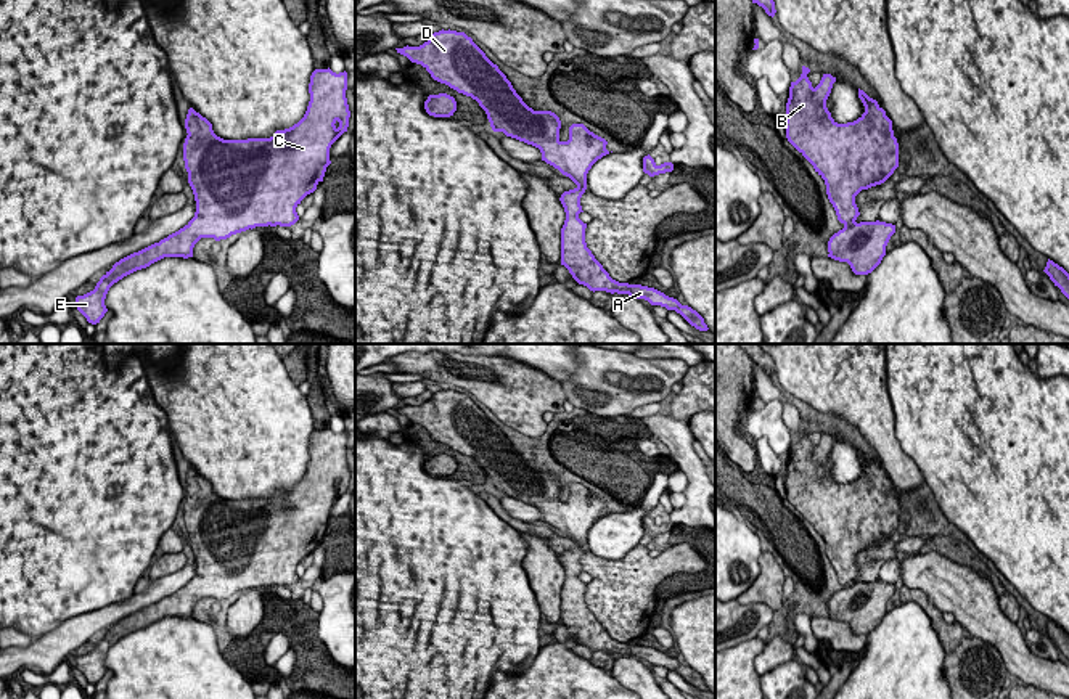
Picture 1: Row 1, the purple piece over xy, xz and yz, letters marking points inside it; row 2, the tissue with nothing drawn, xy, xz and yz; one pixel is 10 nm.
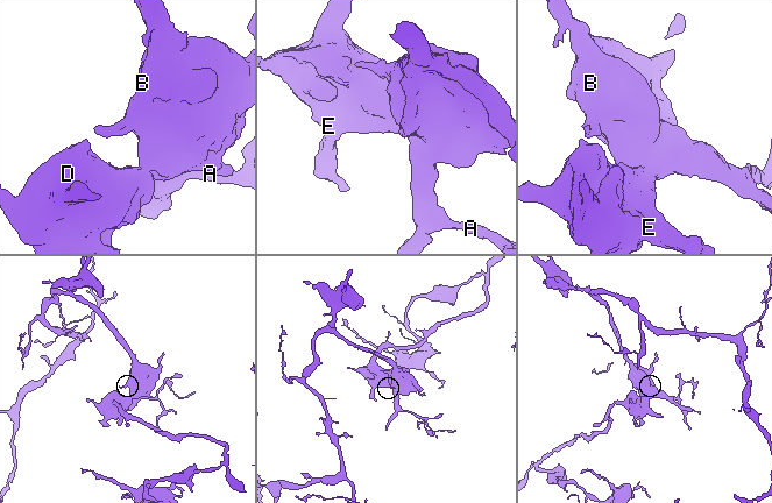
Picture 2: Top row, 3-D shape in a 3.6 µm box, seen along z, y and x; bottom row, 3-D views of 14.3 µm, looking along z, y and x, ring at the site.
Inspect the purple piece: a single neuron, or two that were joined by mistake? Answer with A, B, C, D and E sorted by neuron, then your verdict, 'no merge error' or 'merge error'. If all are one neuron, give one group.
groups A B C D E; no merge error

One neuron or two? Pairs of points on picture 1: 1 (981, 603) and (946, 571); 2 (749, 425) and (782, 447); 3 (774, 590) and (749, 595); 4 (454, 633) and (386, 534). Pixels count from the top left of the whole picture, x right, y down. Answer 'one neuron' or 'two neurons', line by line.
1: one neuron
2: one neuron
3: one neuron
4: one neuron

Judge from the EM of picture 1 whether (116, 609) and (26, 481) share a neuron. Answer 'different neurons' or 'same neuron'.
different neurons

